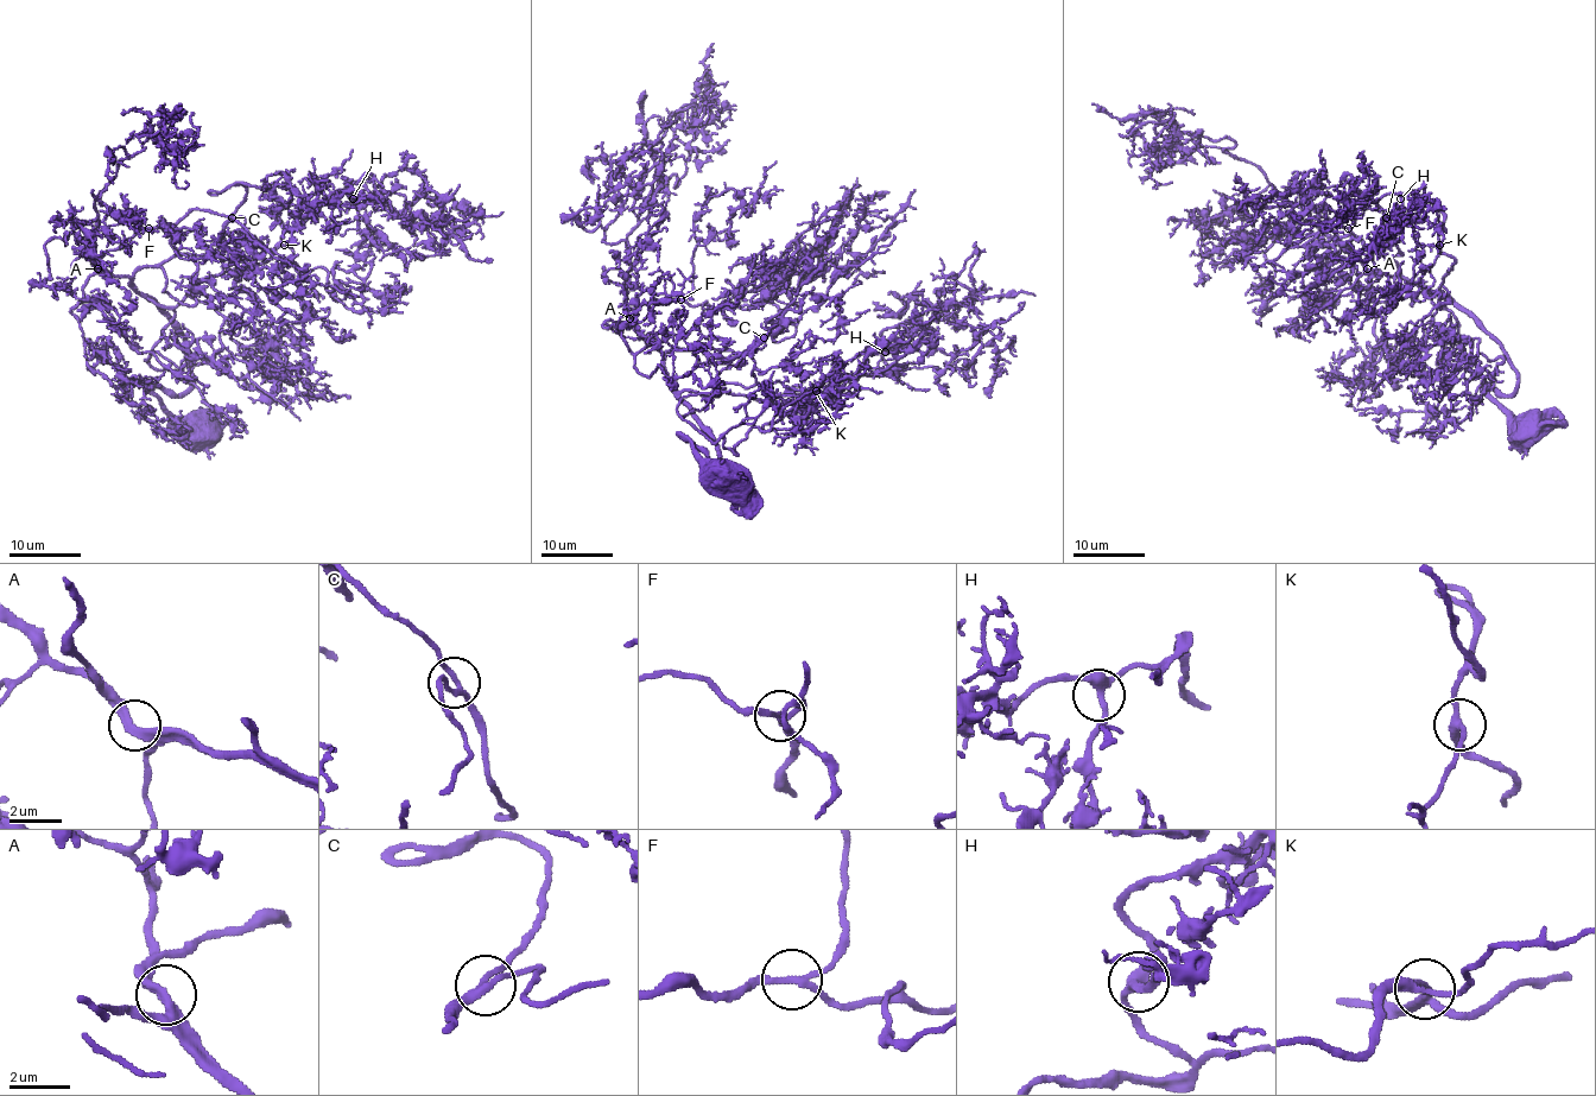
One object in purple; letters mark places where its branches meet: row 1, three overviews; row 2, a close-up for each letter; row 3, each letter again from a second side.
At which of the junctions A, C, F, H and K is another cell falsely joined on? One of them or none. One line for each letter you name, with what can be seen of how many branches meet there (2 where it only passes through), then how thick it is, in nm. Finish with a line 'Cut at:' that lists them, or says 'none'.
Cut at: none

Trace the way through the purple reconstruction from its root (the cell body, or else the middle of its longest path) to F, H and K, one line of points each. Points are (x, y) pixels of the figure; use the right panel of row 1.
F: (1524, 424), (1488, 392), (1514, 391), (1518, 371), (1507, 353), (1445, 298), (1370, 271), (1350, 248), (1349, 228)
H: (1524, 424), (1488, 392), (1514, 391), (1507, 353), (1439, 305), (1454, 259), (1424, 184), (1400, 198)
K: (1524, 424), (1488, 392), (1514, 391), (1518, 371), (1507, 353), (1450, 302), (1439, 305), (1454, 264), (1439, 245)

